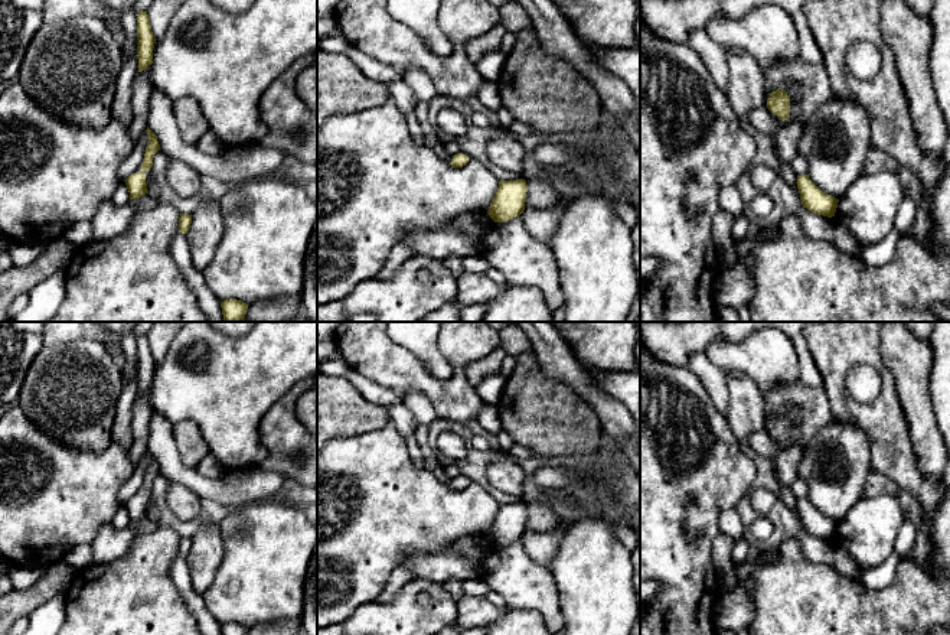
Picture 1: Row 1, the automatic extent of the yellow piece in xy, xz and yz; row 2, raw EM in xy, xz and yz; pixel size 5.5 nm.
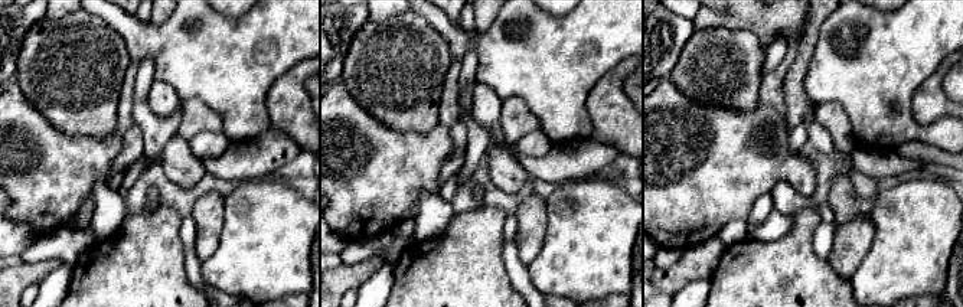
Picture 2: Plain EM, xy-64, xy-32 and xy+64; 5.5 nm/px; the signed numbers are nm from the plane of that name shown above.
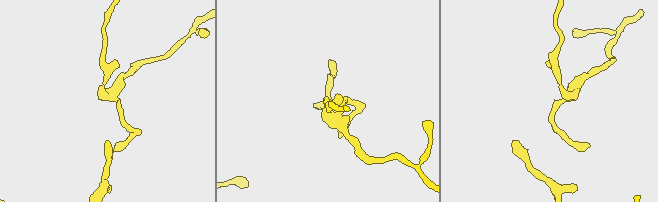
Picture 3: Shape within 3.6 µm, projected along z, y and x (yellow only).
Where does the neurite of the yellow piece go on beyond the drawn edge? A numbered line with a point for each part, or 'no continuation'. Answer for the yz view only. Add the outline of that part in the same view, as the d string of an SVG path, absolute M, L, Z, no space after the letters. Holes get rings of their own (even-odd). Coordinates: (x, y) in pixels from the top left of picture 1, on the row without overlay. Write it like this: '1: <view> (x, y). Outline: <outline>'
no continuation

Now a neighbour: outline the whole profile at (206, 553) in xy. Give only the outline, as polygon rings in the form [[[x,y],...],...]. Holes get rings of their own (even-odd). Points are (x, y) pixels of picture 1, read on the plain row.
[[[202,524],[192,535],[192,547],[186,557],[192,587],[196,593],[203,592],[213,582],[225,554],[225,544],[219,525]]]

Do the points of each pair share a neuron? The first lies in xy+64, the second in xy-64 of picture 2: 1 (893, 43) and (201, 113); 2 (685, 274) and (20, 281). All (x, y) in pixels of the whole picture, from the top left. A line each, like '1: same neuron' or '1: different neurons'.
1: different neurons
2: same neuron

